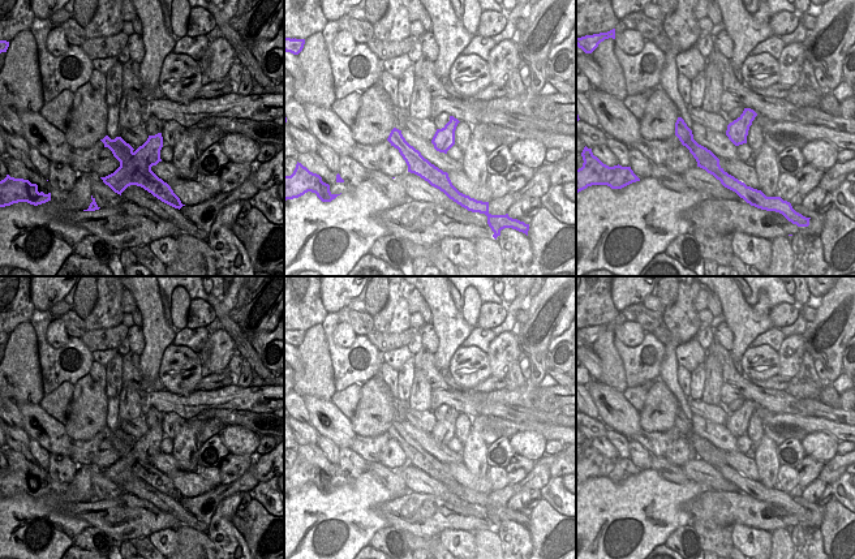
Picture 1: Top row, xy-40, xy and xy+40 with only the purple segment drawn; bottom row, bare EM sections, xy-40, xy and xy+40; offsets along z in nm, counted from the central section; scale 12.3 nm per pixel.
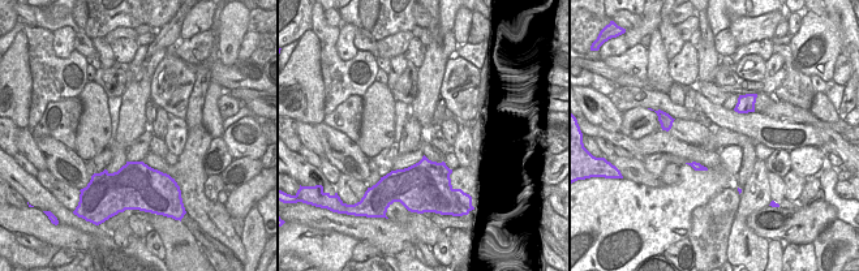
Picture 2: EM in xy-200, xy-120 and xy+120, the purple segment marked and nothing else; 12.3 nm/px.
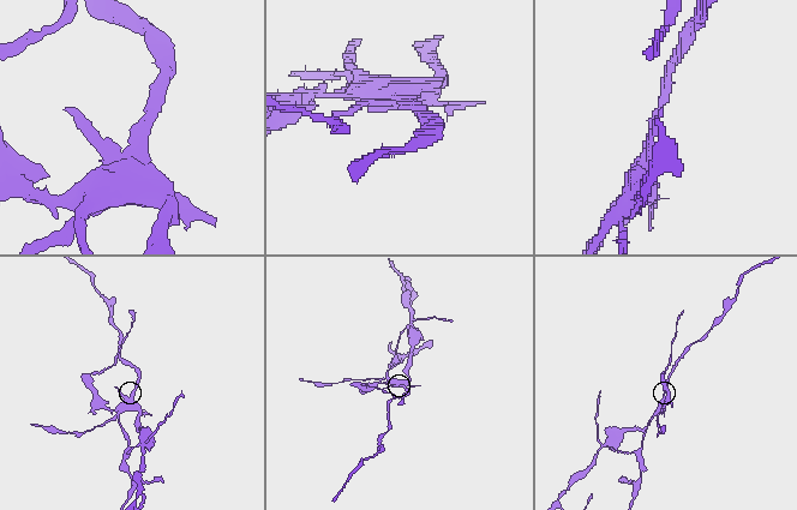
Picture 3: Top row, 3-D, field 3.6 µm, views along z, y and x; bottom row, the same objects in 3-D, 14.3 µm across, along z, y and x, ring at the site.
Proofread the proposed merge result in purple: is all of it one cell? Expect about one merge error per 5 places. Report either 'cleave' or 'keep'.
cleave

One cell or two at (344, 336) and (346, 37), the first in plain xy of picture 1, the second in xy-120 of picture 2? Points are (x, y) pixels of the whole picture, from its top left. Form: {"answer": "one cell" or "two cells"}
{"answer": "one cell"}

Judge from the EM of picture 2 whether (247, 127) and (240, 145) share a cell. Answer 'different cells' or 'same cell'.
same cell

